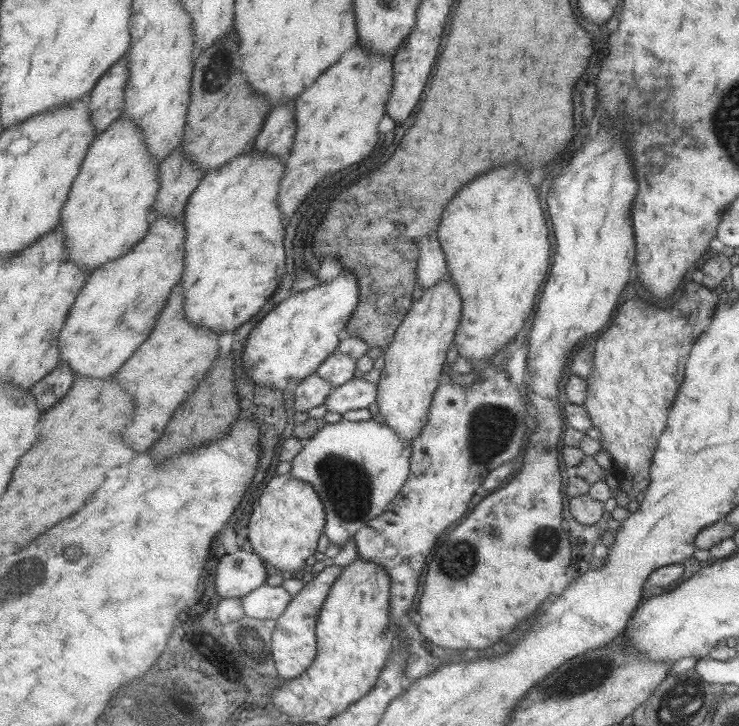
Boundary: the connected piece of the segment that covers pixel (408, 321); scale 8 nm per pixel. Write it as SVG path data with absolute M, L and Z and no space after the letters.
M448 275L444 276L443 280L439 280L436 286L425 290L421 298L412 304L412 310L405 317L405 321L397 330L395 340L384 354L385 367L381 370L377 403L385 422L403 440L412 442L428 426L432 396L437 388L437 376L441 374L445 352L449 350L449 344L455 339L457 328L460 327L461 303L460 295L453 286L452 280L448 278Z

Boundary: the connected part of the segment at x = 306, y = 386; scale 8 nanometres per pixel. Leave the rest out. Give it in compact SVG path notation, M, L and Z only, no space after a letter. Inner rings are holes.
M317 374L309 376L309 379L303 380L303 382L294 387L295 399L292 404L294 412L309 412L311 408L323 406L329 393L334 388L327 380Z

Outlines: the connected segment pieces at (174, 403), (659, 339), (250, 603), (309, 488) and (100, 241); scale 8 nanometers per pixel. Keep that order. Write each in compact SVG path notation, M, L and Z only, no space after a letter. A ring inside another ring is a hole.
M180 282L168 300L167 306L157 322L147 342L129 358L129 364L121 368L119 380L133 392L137 400L137 420L129 424L125 440L133 444L139 452L149 450L167 430L167 424L175 416L177 408L189 400L189 397L203 383L219 356L219 338L221 333L213 332L207 326L193 324L185 314L185 288Z
M688 282L681 297L675 303L666 302L664 309L651 308L641 300L627 300L623 306L616 309L611 326L595 340L592 371L586 380L587 393L582 407L587 411L593 428L599 431L600 449L611 455L618 488L625 492L628 499L635 498L638 492L647 489L647 472L651 457L658 436L665 428L667 412L683 382L687 354L697 336L707 329L718 303L721 302L717 295L718 290L705 288L697 282Z
M281 584L279 586L261 585L256 591L242 598L247 616L259 620L277 620L285 614L294 596Z
M291 473L277 475L265 487L255 512L248 524L247 544L253 553L257 553L264 562L281 571L304 570L307 558L311 558L319 540L325 533L327 513L324 500L312 484L297 480Z
M121 115L105 132L96 137L73 185L69 200L65 203L59 226L66 236L68 255L74 263L93 272L105 263L132 251L133 246L148 235L152 227L154 204L161 190L160 165L148 147L144 132L134 120L125 115Z

